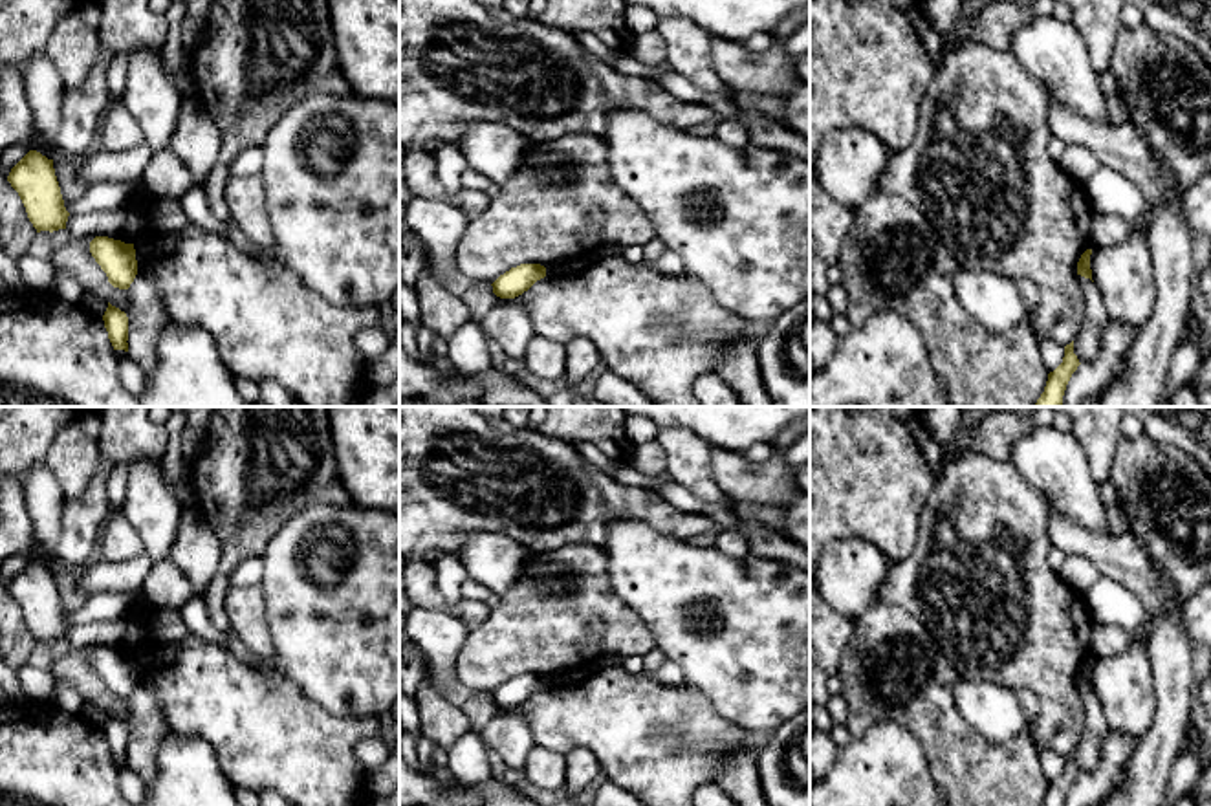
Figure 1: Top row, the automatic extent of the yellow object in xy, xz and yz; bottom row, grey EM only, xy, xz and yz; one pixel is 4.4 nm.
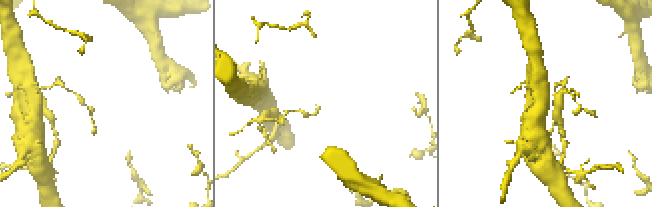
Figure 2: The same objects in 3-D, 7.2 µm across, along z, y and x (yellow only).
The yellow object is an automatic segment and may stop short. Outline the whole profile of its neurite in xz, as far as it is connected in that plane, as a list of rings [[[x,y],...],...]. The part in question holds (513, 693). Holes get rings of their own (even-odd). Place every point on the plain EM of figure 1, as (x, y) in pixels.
[[[520,674],[500,685],[491,696],[500,709],[515,709],[528,702],[537,691],[546,687],[546,678],[540,674]]]

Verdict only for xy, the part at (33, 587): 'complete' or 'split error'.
complete

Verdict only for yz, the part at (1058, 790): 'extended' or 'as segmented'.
as segmented

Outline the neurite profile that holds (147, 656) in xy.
[[[150,641],[134,652],[137,674],[147,674],[154,665],[169,663],[176,658],[176,645]]]

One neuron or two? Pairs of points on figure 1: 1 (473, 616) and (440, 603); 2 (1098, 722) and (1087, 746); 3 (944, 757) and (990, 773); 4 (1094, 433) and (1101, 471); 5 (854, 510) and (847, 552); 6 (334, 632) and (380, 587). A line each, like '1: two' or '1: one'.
1: one
2: one
3: one
4: one
5: two
6: one

